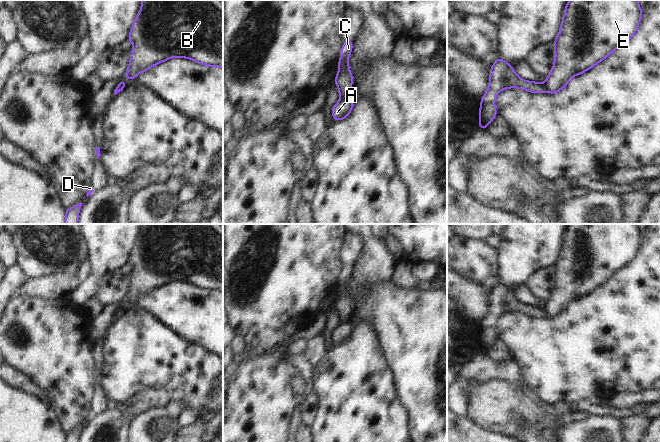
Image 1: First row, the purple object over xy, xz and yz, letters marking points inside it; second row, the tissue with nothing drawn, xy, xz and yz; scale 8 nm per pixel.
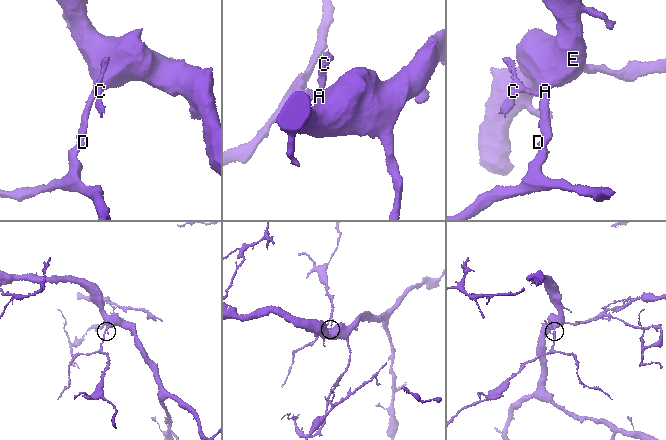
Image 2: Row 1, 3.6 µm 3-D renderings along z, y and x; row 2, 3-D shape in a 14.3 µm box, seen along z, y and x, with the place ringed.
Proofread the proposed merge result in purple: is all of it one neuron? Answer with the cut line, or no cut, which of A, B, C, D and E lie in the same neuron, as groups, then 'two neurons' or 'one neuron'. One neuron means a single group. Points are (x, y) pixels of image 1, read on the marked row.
cut xz (347, 96), (341, 99); groups A B D E / C; two neurons

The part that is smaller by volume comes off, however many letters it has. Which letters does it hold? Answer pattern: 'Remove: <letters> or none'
Remove: C

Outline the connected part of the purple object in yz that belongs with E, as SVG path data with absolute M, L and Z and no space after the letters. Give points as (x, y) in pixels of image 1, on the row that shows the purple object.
M569 0L555 44L554 65L544 85L550 94L559 92L570 79L603 61L636 33L642 9L638 0Z

